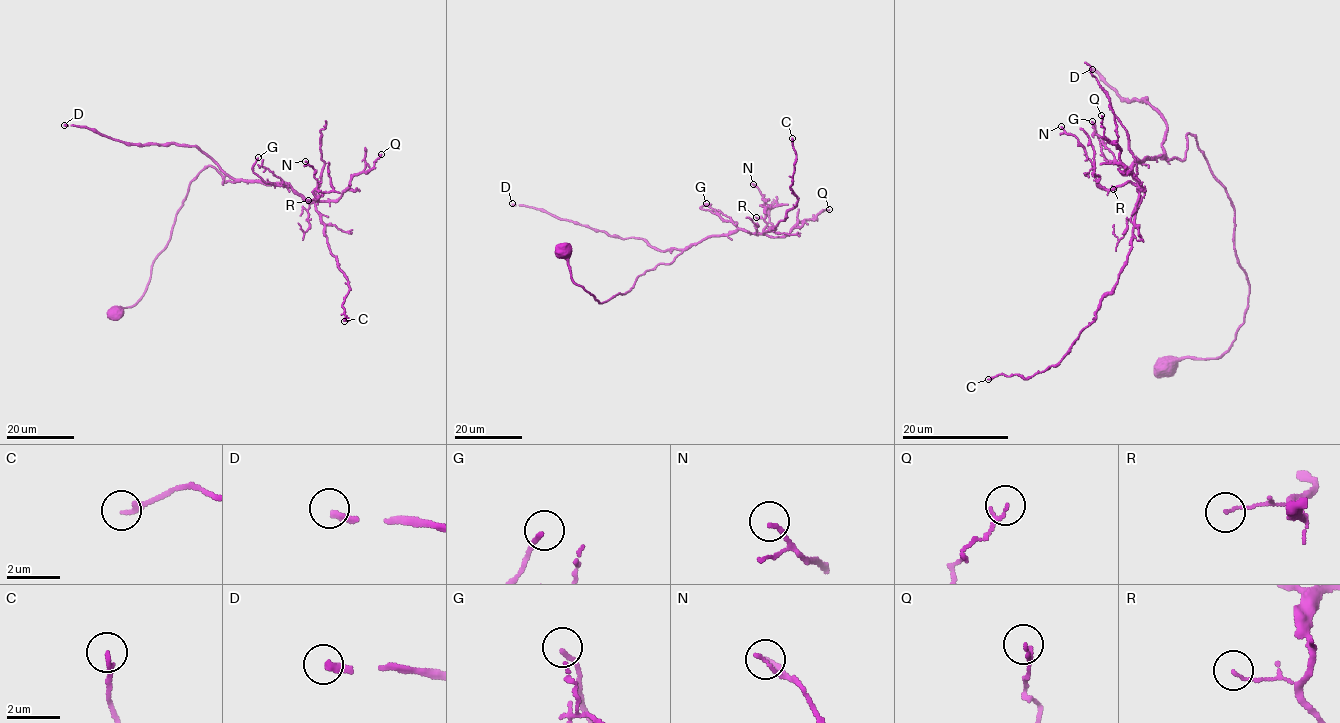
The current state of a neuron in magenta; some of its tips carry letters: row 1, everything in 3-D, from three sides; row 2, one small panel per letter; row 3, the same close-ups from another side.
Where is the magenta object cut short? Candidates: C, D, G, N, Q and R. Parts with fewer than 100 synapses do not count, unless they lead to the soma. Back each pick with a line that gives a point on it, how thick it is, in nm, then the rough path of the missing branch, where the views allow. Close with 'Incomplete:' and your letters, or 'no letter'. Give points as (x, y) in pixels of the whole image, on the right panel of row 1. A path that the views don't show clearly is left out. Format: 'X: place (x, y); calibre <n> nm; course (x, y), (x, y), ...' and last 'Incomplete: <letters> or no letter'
D: place (1092, 69); calibre 280 nm; course (1092, 69), (1049, 6), (1000, 20), (1129, 98), (1181, 322), (1217, 327), (1201, 292), (1147, 340), (1096, 238)
Incomplete: D

